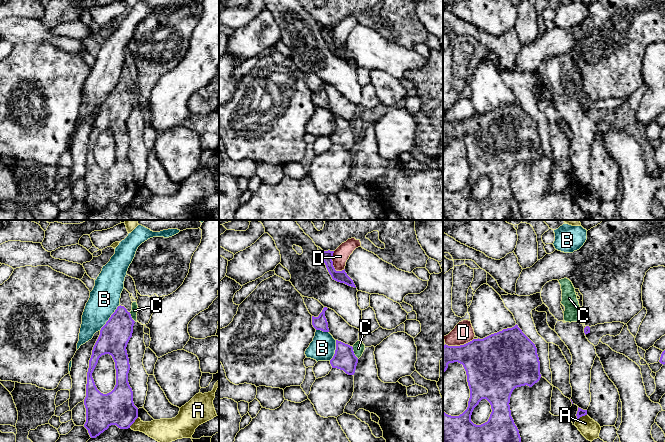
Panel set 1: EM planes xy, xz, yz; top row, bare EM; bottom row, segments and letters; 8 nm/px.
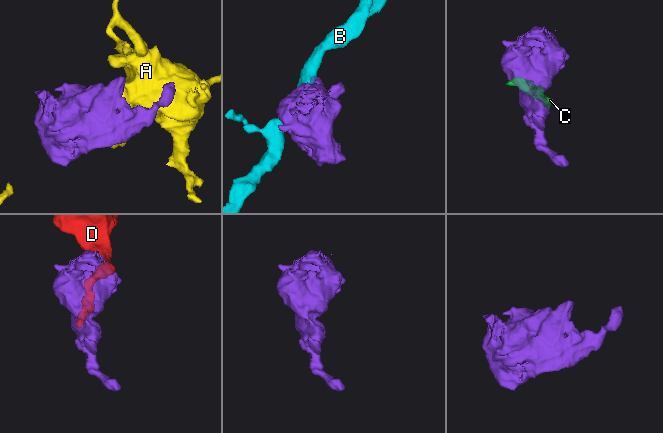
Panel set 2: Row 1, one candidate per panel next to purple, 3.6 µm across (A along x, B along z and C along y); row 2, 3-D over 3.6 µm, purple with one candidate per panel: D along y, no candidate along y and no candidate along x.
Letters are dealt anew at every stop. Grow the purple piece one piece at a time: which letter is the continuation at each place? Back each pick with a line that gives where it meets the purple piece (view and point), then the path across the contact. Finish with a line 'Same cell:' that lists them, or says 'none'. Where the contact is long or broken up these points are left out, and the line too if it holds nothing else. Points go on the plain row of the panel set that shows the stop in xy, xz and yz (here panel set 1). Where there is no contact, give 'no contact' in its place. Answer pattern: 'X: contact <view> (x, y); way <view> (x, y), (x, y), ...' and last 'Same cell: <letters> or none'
Same cell: none

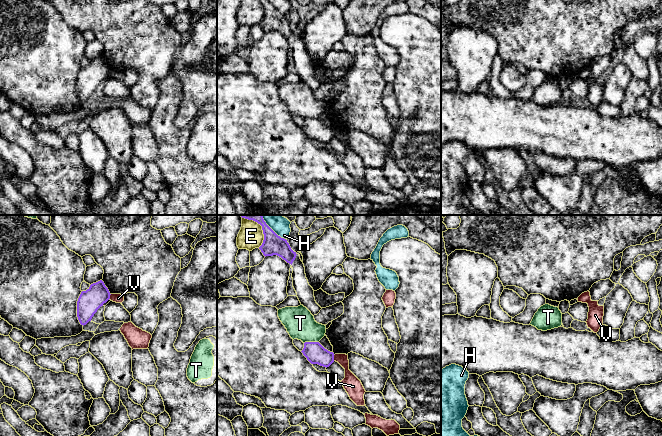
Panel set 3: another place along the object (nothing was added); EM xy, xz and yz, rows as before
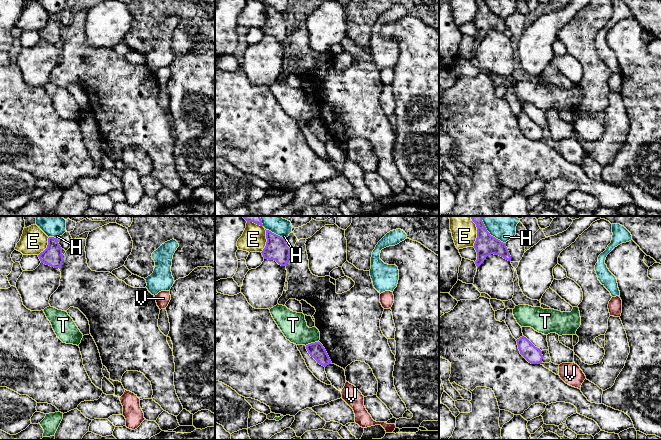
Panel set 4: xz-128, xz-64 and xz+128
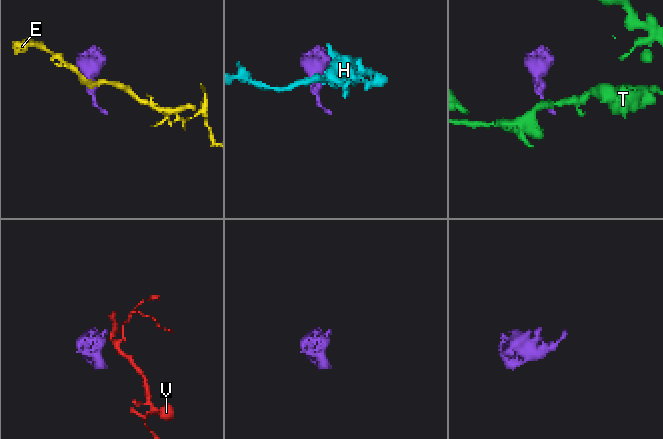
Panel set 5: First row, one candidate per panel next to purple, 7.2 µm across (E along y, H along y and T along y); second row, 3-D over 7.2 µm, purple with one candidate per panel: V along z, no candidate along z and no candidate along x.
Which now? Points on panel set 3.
Same cell: none

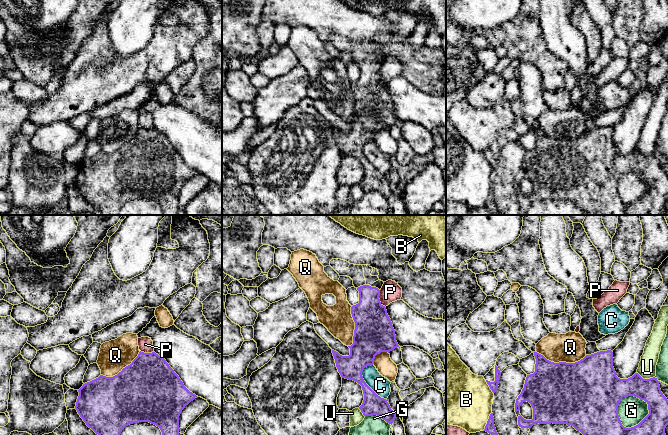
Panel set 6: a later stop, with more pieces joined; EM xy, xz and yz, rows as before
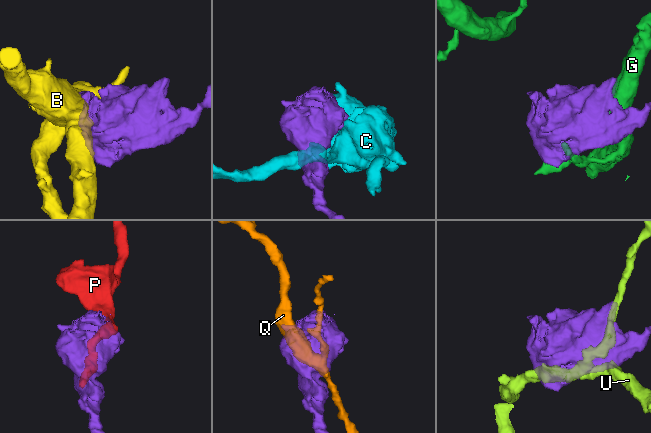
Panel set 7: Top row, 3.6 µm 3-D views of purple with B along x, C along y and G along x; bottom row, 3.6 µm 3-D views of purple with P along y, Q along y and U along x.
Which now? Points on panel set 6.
Same cell: none

